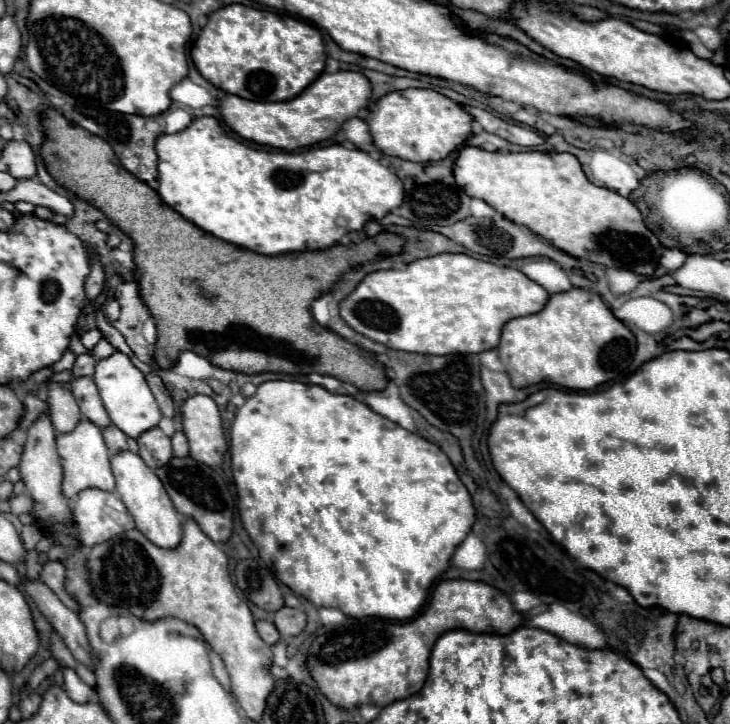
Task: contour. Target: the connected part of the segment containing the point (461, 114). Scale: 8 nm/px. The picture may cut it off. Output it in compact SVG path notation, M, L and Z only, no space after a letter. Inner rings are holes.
M405 89L387 93L377 107L369 111L367 125L375 145L385 153L407 161L441 161L459 149L471 137L473 117L449 97L433 89Z

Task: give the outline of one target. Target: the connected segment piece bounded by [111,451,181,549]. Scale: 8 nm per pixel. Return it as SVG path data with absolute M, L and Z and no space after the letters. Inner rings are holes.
M119 451L111 457L111 469L117 483L117 493L121 495L121 501L127 505L129 513L135 519L137 529L155 545L163 549L173 549L181 541L181 515L171 505L171 499L167 497L167 491L163 489L163 483L159 477L145 465L145 461L131 451Z

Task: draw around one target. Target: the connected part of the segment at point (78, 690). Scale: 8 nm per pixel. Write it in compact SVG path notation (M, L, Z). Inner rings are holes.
M65 667L65 691L67 695L77 701L77 703L85 703L85 701L97 701L97 695L93 693L93 689L89 685L85 685L77 673L69 667Z

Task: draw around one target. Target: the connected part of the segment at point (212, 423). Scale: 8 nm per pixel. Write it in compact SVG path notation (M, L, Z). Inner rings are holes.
M207 395L189 397L183 407L183 431L189 439L191 457L205 465L219 465L227 451L217 403Z

